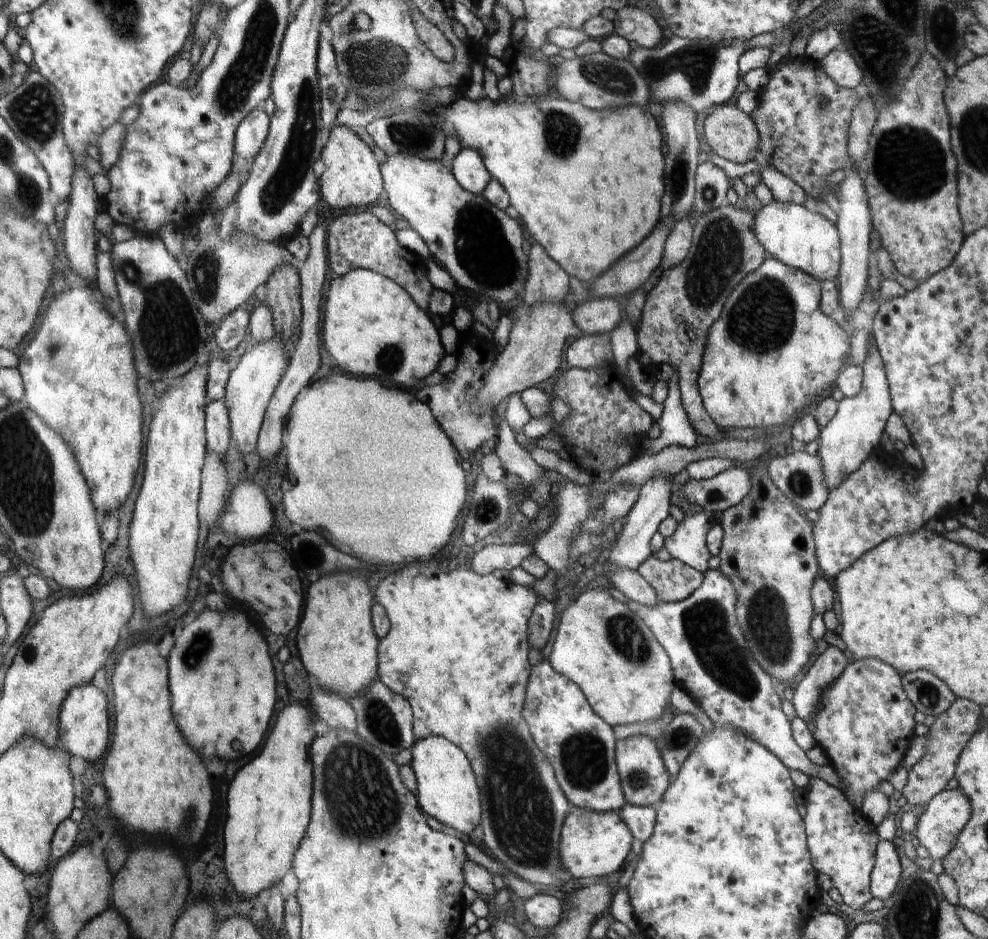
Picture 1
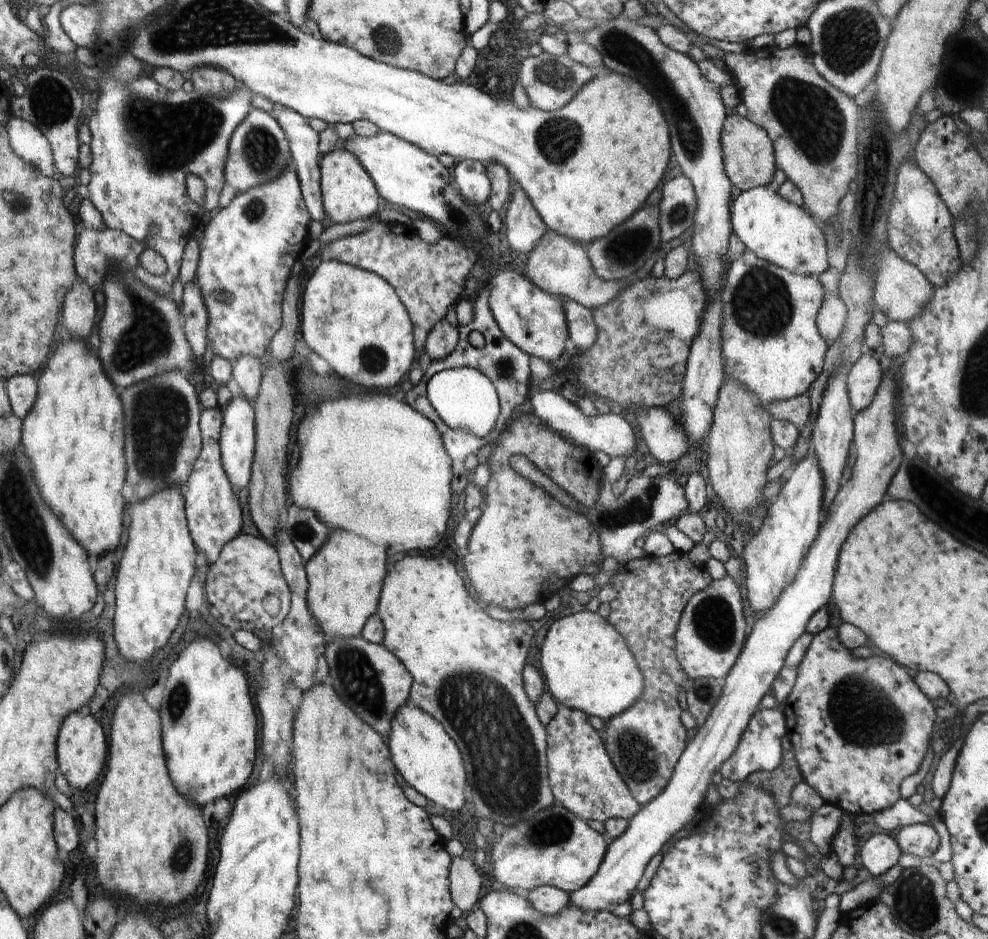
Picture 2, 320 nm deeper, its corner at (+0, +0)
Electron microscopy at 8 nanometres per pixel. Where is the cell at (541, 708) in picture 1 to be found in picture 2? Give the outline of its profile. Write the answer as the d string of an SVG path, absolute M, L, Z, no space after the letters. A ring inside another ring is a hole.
M559 704L557 713L545 729L549 783L556 803L586 822L630 820L641 809L612 764L599 732L587 721L587 715Z

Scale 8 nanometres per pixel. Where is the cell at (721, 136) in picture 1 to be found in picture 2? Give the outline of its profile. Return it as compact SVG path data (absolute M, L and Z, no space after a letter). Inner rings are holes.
M726 115L721 132L723 163L726 176L738 190L767 187L777 169L773 142L768 133L746 117Z

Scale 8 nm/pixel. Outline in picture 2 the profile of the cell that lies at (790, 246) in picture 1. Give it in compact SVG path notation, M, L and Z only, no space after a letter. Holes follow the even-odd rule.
M754 187L739 194L732 202L731 225L746 250L788 272L818 277L829 268L823 230L801 207L784 200L768 187Z

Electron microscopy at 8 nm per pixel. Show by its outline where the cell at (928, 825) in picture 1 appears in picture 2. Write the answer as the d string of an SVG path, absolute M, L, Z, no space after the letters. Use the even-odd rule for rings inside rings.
M915 824L901 828L895 841L902 854L911 854L922 863L928 863L940 849L940 837L932 825Z

